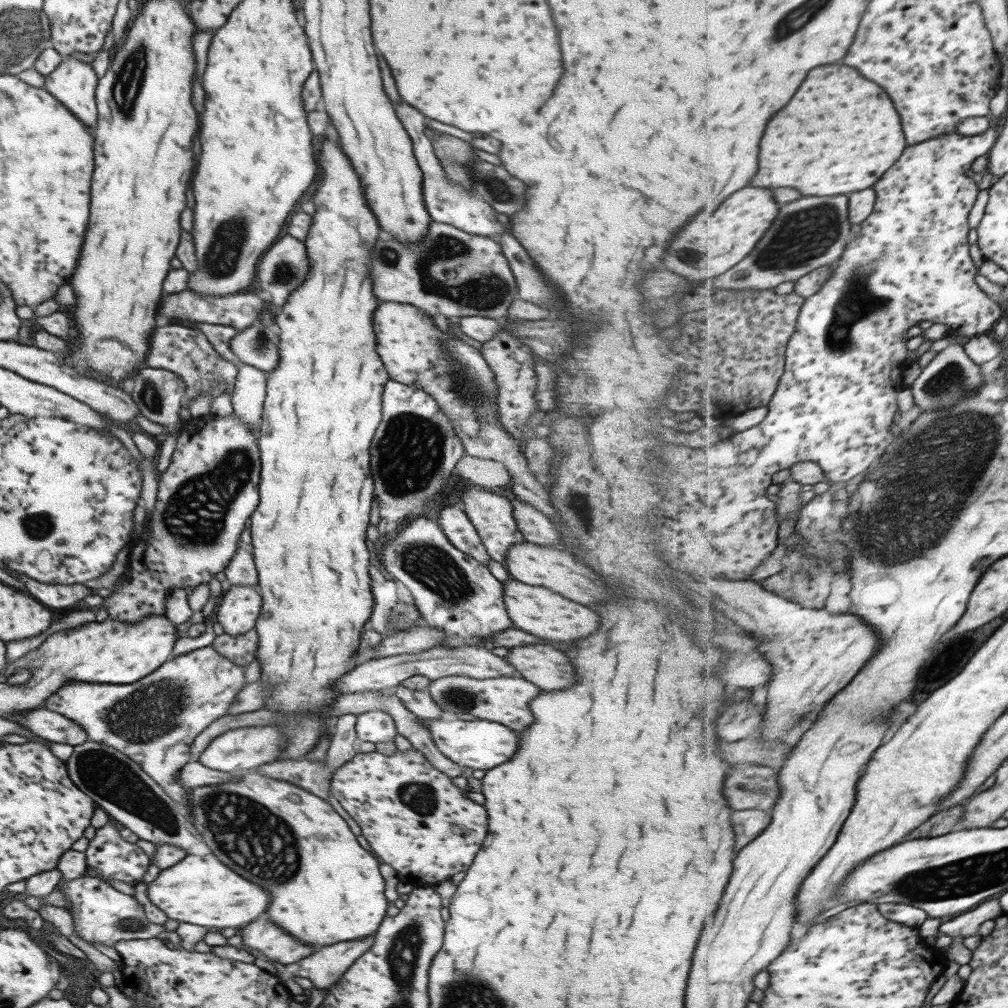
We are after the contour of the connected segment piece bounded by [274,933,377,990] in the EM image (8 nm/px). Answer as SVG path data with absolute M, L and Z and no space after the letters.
M372 933L364 937L364 940L340 942L340 944L317 949L298 963L286 966L274 963L274 965L280 978L297 976L309 978L313 982L312 988L328 989L346 973L351 965L354 965L354 961L374 945L376 935Z

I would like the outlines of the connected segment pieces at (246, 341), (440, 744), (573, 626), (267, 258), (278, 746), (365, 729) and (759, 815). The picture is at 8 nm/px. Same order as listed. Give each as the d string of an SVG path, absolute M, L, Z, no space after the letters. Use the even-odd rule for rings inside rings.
M260 323L250 325L238 333L229 348L239 363L249 364L258 370L274 370L280 360L279 335Z
M423 719L423 724L432 734L432 741L438 750L453 760L458 766L468 766L473 770L490 770L504 764L515 755L520 744L520 733L496 721L475 719L466 721L455 719Z
M510 579L503 583L503 591L506 610L515 628L544 640L560 642L574 641L574 638L578 640L578 638L584 638L584 636L596 632L598 622L601 621L598 620L597 612L592 612L590 608L541 586L530 586Z
M284 236L278 242L271 244L269 250L260 258L257 264L258 280L262 295L278 309L286 302L288 295L302 284L302 276L308 272L308 248L296 237Z
M274 725L235 728L214 738L199 756L204 766L222 772L250 772L254 768L274 762L285 750L281 730Z
M380 710L357 715L355 731L358 739L375 745L394 741L399 733L390 713Z
M748 809L736 812L736 832L738 832L738 844L736 848L744 848L754 842L772 824L772 812L764 809Z

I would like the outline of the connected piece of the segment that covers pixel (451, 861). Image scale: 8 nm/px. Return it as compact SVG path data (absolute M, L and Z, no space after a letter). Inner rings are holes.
M413 747L410 751L406 751L405 753L397 750L392 756L384 756L384 753L378 751L356 753L352 757L352 760L349 760L346 764L342 764L340 768L337 768L331 778L331 793L336 796L336 800L338 800L344 810L350 814L352 820L360 826L362 836L368 840L372 850L374 850L386 864L390 864L390 866L394 868L397 872L399 882L418 887L433 886L446 879L450 879L457 872L465 871L473 862L476 854L478 854L478 850L482 848L482 840L484 840L484 836L486 836L486 832L488 832L488 811L484 805L480 805L467 797L468 791L468 789L464 790L463 788L458 788L450 776L446 776L446 774L440 772L438 768L434 768L423 753Z

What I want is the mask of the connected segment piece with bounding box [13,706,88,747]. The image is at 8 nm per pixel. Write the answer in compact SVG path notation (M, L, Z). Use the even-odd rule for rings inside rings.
M43 706L16 713L13 720L31 730L34 736L49 742L76 747L88 741L86 731L77 722Z

